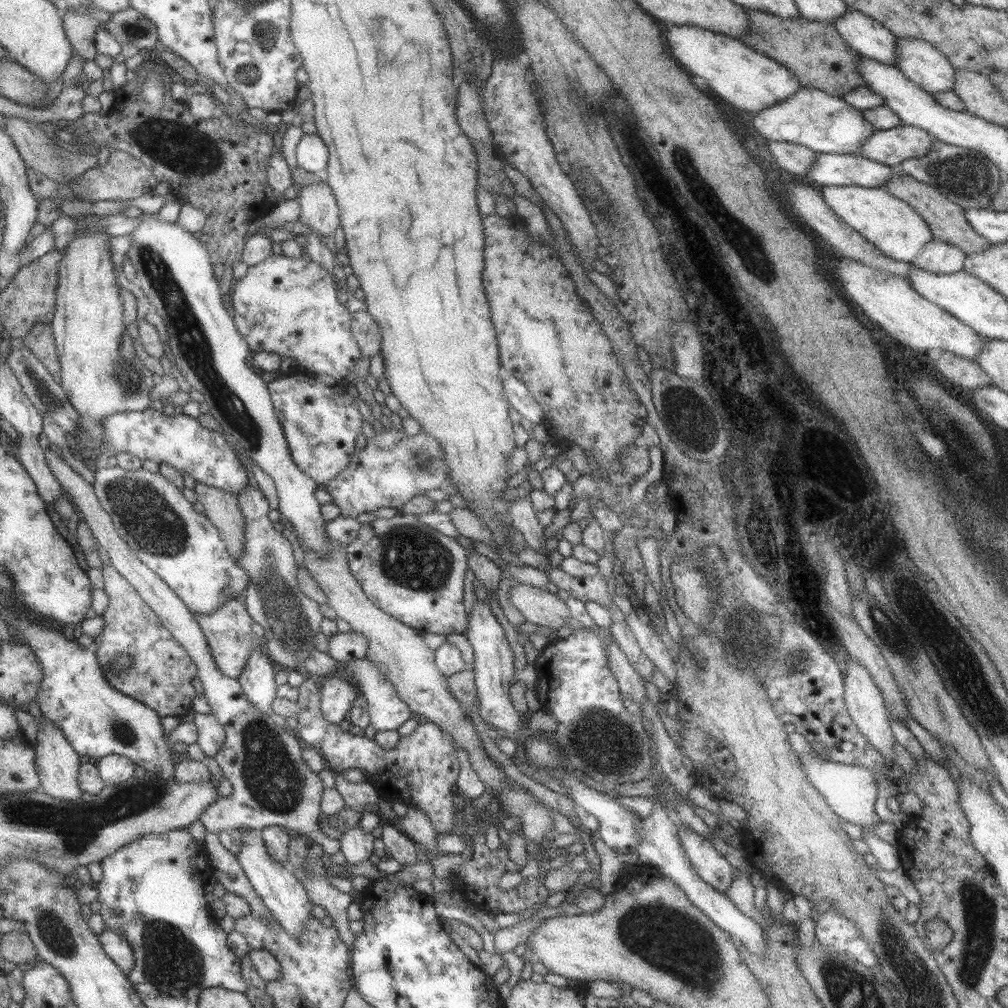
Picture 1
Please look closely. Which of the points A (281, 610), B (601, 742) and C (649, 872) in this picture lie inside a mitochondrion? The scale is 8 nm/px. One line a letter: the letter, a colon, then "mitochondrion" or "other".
A: mitochondrion
B: mitochondrion
C: other

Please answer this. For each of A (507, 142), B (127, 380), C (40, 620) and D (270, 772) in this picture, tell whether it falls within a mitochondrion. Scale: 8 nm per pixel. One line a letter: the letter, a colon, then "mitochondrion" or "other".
A: other
B: mitochondrion
C: other
D: mitochondrion

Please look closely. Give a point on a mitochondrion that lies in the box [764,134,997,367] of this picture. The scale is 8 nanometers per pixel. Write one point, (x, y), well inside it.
(960, 175)

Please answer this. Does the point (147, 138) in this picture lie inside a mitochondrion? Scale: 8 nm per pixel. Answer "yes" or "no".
yes

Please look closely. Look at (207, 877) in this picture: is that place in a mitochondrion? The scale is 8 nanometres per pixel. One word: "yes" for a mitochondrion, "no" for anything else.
no

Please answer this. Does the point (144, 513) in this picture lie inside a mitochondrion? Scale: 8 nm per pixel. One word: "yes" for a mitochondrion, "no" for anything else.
yes

